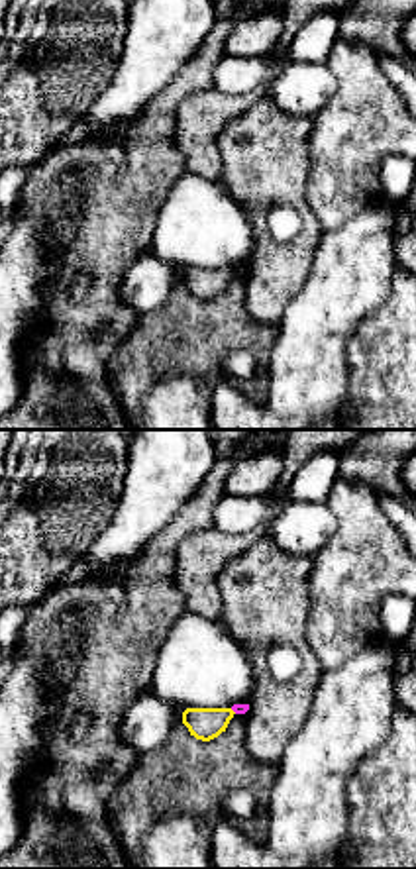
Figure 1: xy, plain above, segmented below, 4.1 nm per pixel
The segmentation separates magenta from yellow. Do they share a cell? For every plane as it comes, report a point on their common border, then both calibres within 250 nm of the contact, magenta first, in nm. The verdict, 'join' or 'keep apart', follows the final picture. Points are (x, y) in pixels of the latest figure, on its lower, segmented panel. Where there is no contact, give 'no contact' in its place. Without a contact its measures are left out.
contact (234, 711); calibres 50 and 130 nm

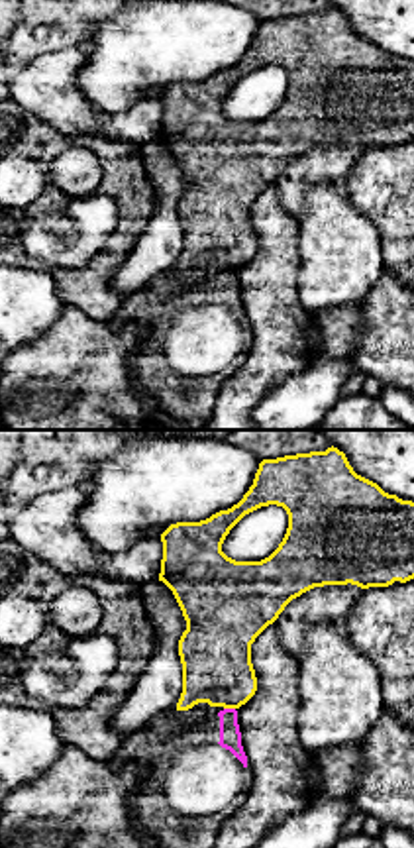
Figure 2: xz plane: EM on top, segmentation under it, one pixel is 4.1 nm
contact (230, 709); calibres 90 and 300 nm

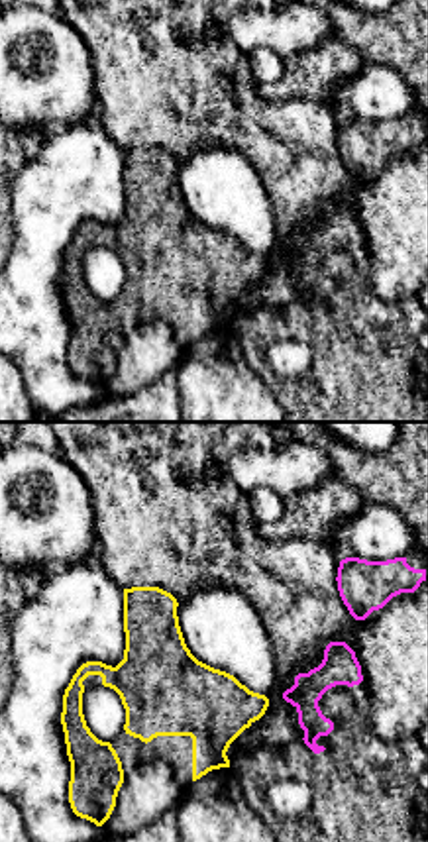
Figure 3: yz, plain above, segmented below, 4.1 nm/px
no contact

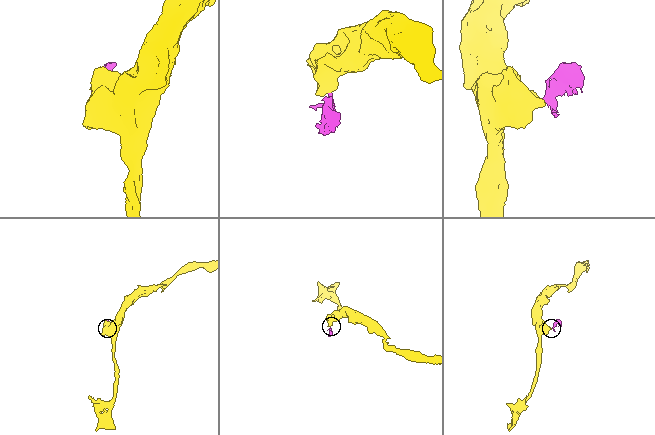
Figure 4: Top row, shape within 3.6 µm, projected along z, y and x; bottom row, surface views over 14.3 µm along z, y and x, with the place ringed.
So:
keep apart

